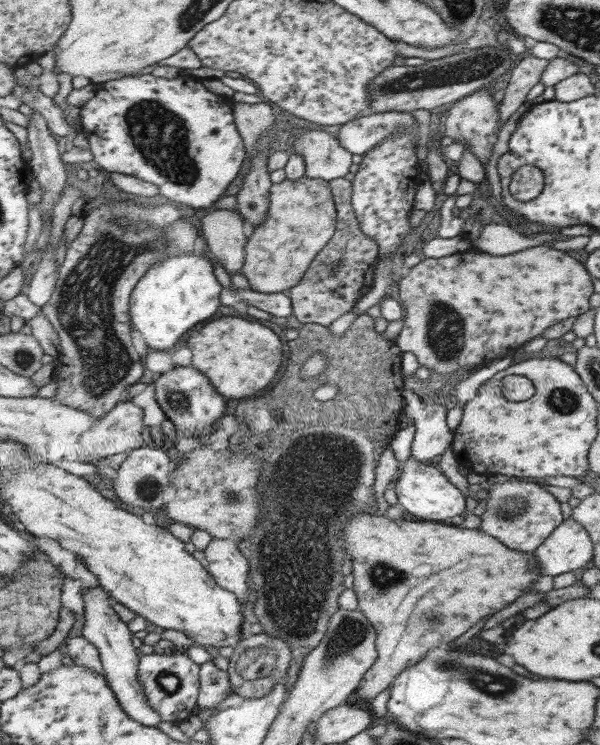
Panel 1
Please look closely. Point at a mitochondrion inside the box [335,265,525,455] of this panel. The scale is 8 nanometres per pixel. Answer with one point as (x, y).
(444, 332)

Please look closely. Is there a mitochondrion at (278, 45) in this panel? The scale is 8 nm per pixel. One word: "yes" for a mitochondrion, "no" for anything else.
no

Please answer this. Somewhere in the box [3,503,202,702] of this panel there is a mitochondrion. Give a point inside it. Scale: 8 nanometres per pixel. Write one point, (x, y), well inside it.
(40, 574)

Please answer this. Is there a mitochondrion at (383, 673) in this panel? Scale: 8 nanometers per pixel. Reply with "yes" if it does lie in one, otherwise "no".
no

